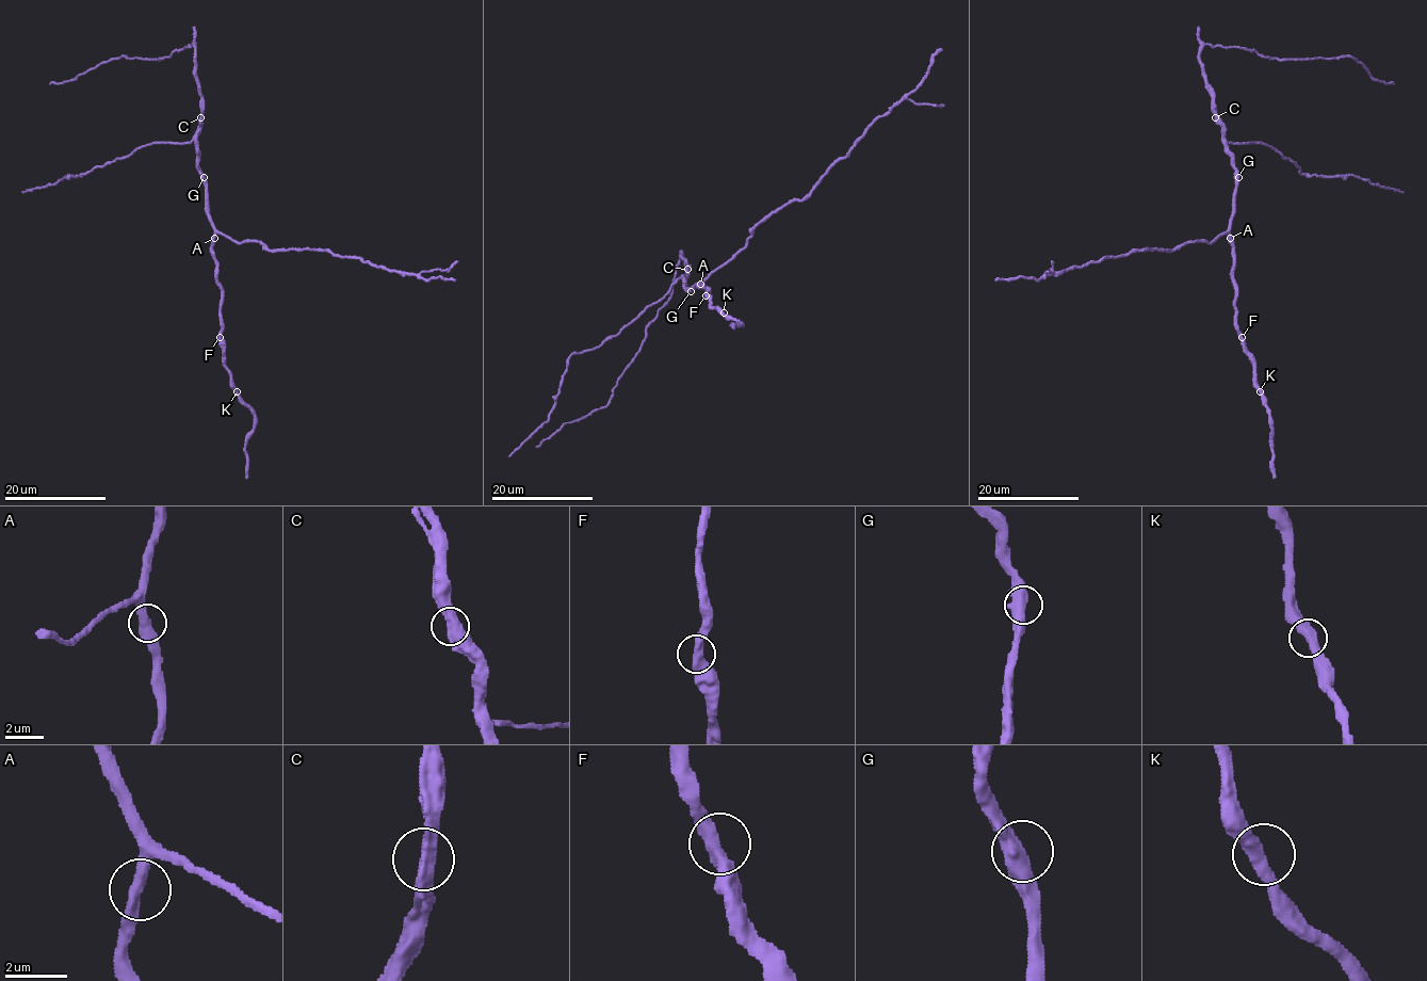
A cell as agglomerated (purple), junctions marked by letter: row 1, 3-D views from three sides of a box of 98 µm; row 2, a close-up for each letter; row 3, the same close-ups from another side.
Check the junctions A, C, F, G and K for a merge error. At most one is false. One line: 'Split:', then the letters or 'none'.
Split: none

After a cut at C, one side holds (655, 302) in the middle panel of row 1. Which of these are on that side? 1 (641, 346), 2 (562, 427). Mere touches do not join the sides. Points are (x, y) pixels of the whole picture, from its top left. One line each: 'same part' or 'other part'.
1: other part
2: other part

